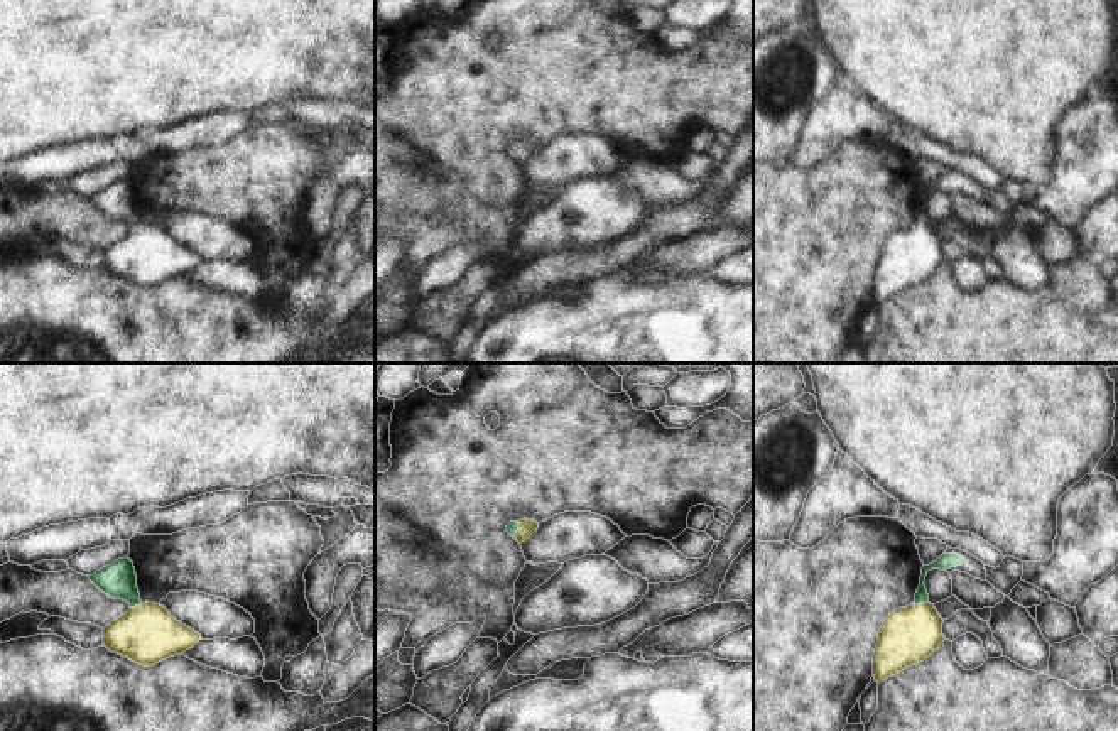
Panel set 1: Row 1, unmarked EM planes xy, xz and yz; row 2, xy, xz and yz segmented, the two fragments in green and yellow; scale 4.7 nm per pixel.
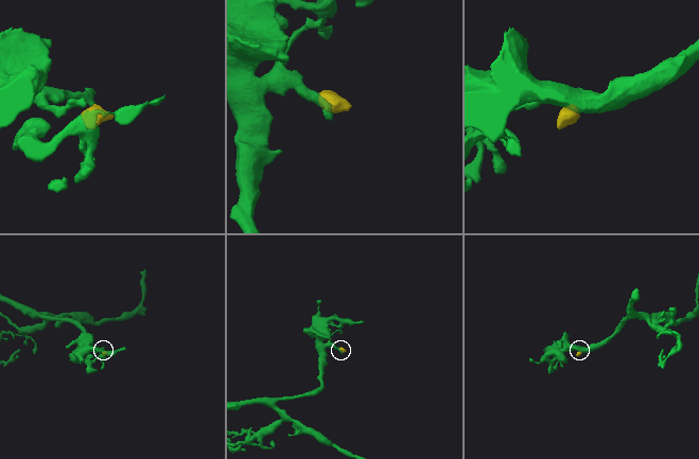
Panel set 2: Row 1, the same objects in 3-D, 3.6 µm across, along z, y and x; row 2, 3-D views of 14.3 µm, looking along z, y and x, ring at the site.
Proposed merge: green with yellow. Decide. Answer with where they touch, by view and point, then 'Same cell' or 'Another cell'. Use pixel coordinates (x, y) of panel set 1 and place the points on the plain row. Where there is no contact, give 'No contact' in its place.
Touches green at yz (921, 225). Same cell

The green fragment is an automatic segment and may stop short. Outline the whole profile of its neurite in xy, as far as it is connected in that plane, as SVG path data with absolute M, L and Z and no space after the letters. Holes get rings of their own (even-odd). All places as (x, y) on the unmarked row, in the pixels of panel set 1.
M125 179L88 198L113 221L123 221L130 231L103 250L103 267L128 282L152 289L193 270L199 255L177 243L164 228L142 225L133 184Z

